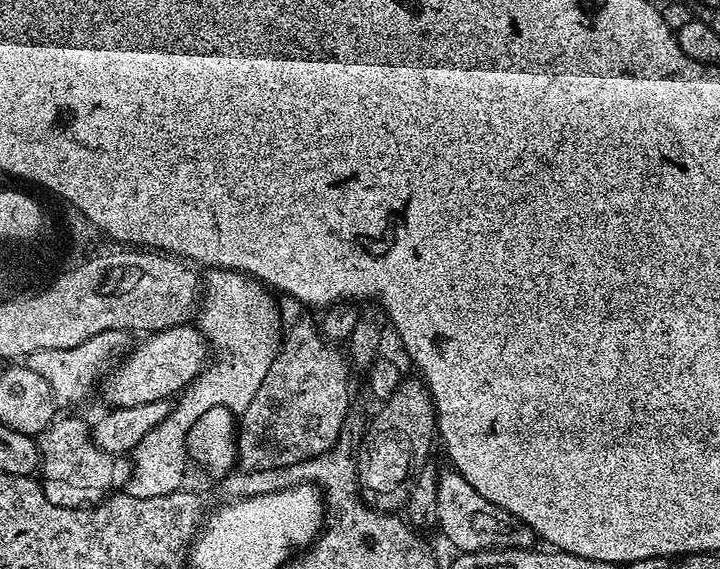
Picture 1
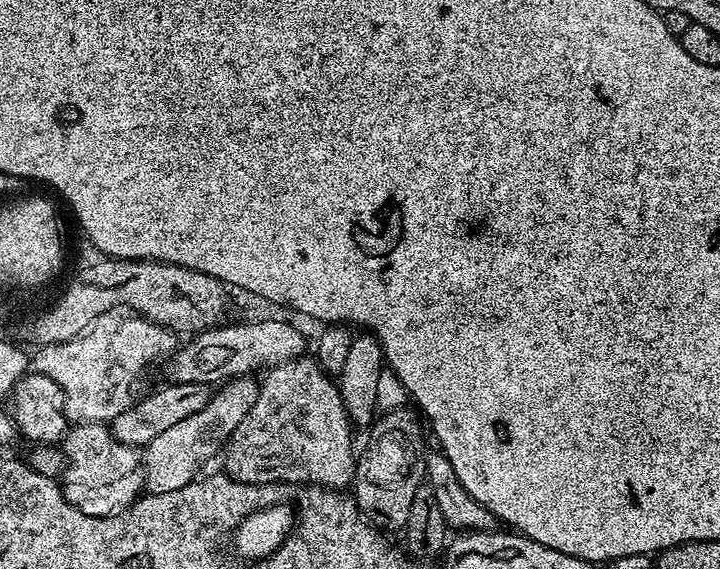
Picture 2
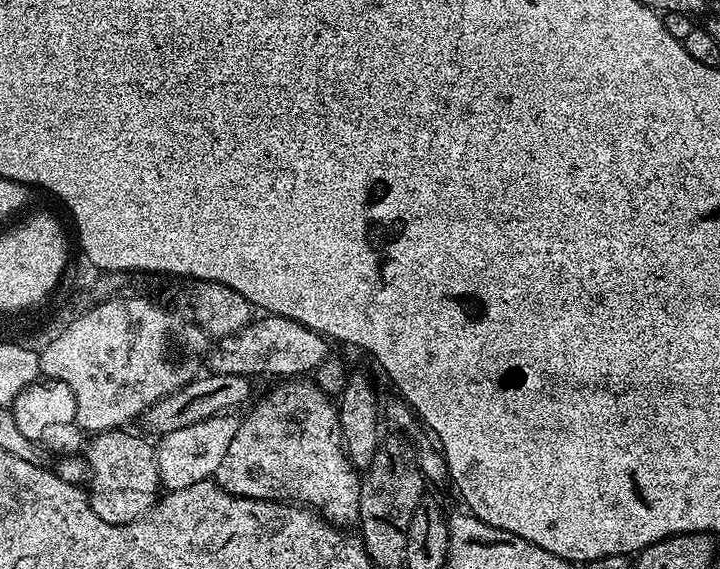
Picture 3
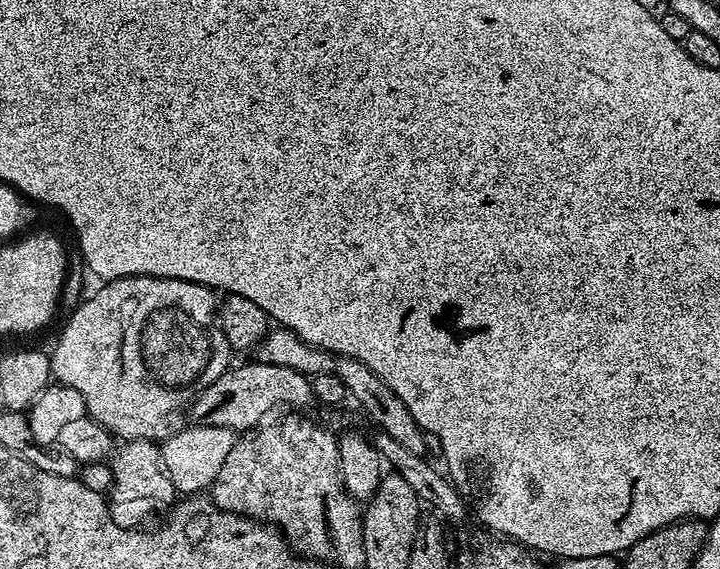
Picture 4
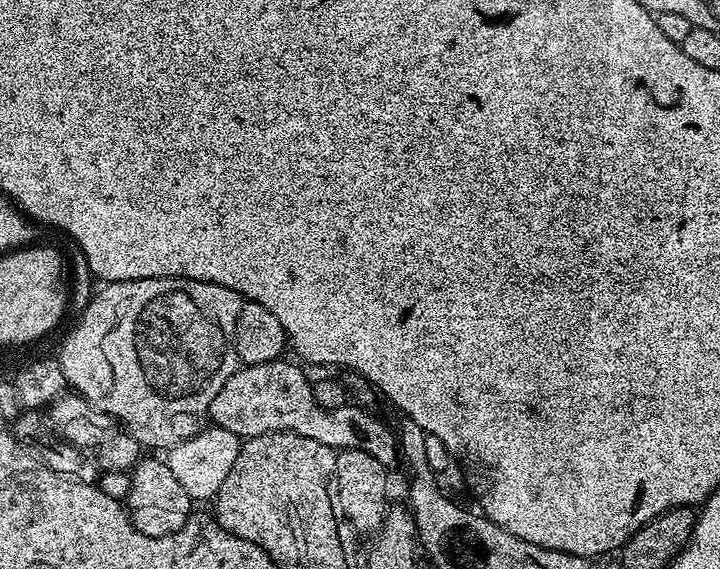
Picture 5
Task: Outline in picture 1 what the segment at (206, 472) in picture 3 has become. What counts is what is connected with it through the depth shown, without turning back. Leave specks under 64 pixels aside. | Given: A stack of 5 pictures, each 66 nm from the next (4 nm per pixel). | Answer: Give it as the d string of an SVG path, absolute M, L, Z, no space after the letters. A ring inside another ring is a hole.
M214 268L205 271L202 276L202 299L198 305L198 329L204 336L204 339L209 341L211 347L214 349L220 357L209 363L205 367L204 371L184 389L182 395L175 401L173 410L169 416L162 418L162 422L158 422L158 426L154 426L154 430L150 430L150 434L146 434L146 438L142 438L142 442L138 442L138 446L132 453L130 453L130 463L132 466L132 475L128 477L128 483L126 485L127 495L134 498L162 498L166 494L171 492L181 491L182 485L180 484L184 480L184 471L187 470L188 464L190 465L190 457L188 454L188 435L190 430L194 426L194 422L198 422L198 418L202 418L202 414L206 414L206 410L211 408L228 408L234 414L242 413L246 410L246 406L250 406L250 402L254 399L254 394L258 394L258 386L262 386L262 378L266 378L266 370L270 370L270 362L275 358L276 353L280 351L282 343L282 331L280 332L280 312L276 309L273 293L269 289L265 288L260 281L255 280L252 276L247 276L244 272L231 272L225 268Z

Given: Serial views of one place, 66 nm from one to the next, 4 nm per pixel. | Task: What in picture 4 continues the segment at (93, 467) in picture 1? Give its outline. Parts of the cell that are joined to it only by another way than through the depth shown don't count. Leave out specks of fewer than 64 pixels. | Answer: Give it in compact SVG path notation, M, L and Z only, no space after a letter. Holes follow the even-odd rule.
M130 440L121 443L111 457L112 491L107 493L112 521L123 528L139 529L159 512L167 513L177 503L178 493L166 470L163 447L154 440Z

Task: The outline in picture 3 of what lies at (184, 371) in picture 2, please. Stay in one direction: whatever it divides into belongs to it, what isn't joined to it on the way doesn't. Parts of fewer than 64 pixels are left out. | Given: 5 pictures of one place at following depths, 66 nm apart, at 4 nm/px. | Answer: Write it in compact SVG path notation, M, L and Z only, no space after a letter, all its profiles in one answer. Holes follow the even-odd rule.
M264 314L253 319L238 334L225 336L211 349L206 364L215 375L280 376L276 378L304 378L312 374L323 360L330 356L329 341L314 330L290 318Z

